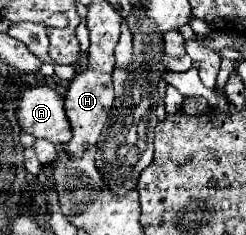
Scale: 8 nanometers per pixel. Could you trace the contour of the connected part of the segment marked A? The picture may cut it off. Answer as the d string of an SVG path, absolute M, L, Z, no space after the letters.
M47 86L27 88L21 94L17 120L21 130L35 138L45 138L53 144L65 144L71 140L71 124L63 98Z

